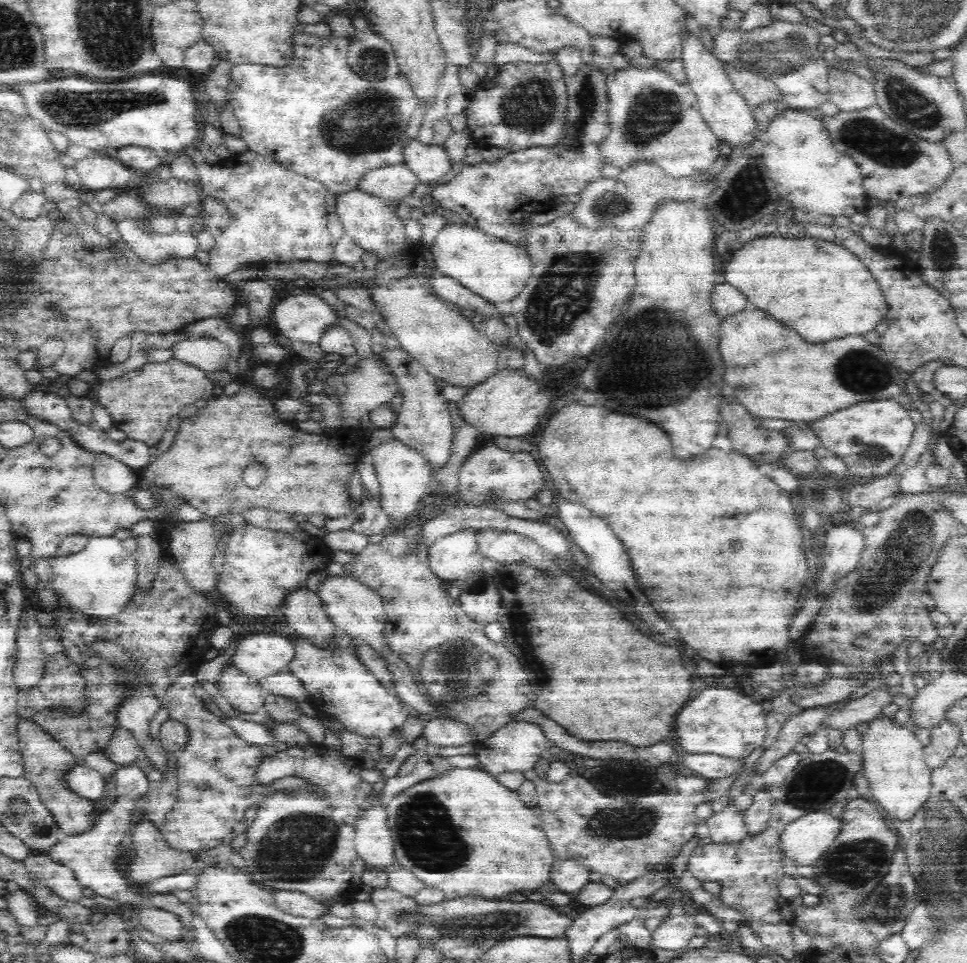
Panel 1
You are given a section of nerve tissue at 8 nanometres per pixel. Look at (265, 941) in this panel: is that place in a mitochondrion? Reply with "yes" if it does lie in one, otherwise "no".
yes

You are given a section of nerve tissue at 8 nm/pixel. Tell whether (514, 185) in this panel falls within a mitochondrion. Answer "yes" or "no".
no

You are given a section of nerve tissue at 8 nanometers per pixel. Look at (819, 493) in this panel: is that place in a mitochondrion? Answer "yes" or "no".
yes

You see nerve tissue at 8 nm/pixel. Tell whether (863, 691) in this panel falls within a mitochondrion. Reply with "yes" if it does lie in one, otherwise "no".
no

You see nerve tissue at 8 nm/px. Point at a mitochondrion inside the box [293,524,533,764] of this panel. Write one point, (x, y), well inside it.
(458, 678)

